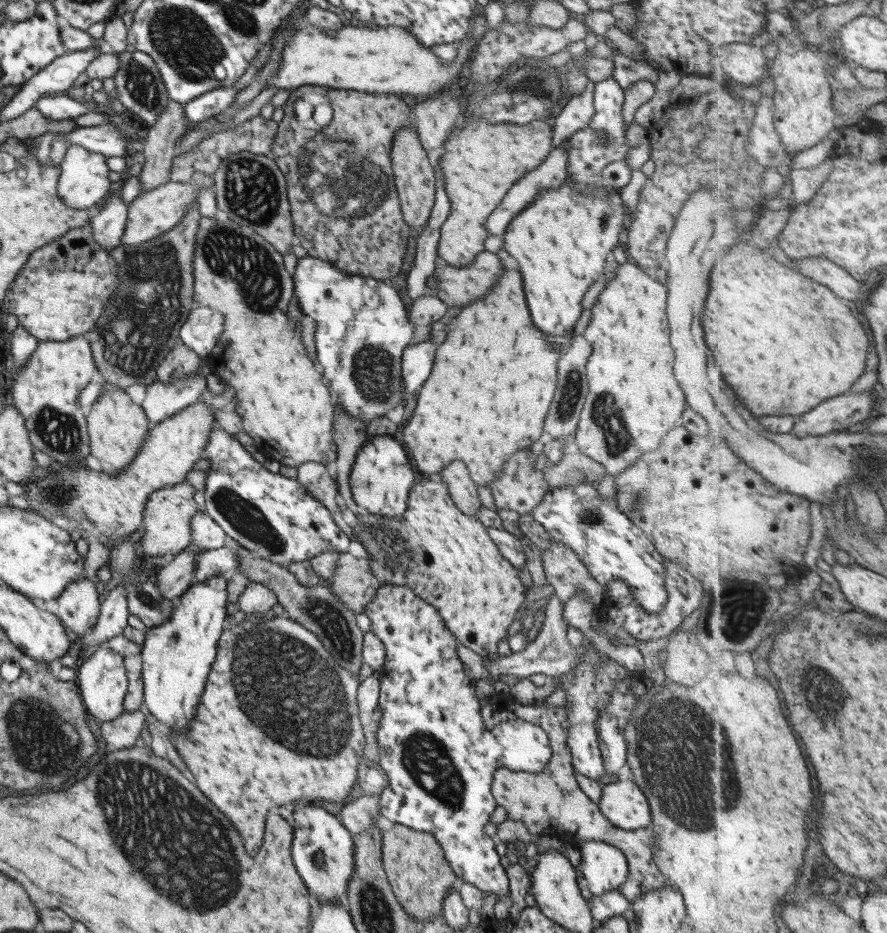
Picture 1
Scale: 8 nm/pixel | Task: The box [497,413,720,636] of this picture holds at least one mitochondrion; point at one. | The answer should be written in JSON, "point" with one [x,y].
{"point":[590,516]}

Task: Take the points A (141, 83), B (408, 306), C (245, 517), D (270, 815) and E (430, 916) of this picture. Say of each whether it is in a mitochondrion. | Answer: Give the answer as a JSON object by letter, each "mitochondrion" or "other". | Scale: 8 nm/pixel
{"A":"mitochondrion","B":"other","C":"mitochondrion","D":"other","E":"other"}

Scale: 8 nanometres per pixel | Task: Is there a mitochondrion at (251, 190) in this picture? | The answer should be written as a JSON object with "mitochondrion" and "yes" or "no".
{"mitochondrion":"yes"}

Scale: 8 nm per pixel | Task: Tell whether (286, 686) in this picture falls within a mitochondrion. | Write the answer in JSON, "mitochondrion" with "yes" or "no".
{"mitochondrion":"yes"}

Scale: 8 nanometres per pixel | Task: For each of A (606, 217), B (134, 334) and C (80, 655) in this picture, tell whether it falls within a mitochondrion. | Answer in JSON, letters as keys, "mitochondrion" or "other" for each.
{"A":"mitochondrion","B":"mitochondrion","C":"other"}

